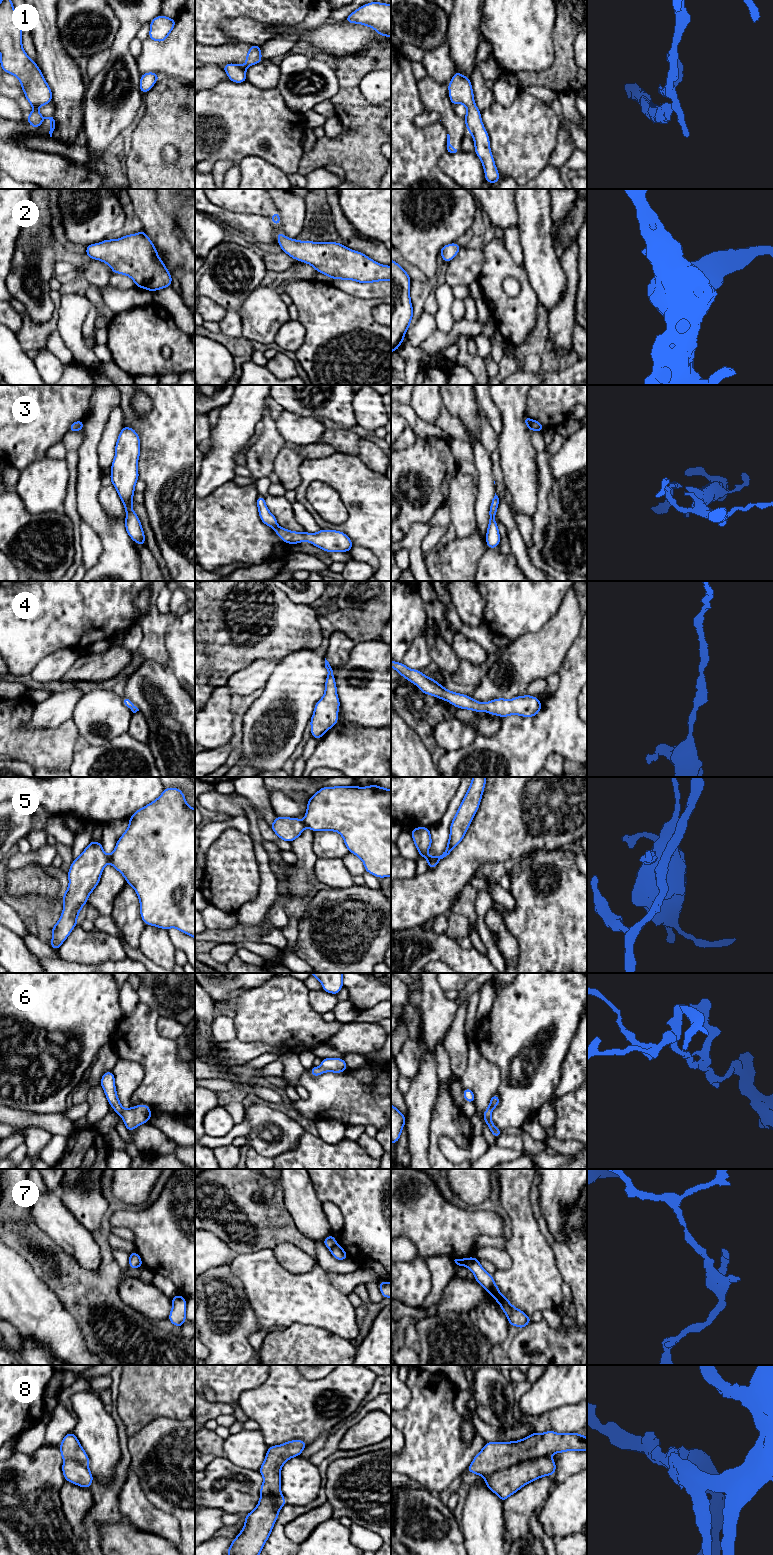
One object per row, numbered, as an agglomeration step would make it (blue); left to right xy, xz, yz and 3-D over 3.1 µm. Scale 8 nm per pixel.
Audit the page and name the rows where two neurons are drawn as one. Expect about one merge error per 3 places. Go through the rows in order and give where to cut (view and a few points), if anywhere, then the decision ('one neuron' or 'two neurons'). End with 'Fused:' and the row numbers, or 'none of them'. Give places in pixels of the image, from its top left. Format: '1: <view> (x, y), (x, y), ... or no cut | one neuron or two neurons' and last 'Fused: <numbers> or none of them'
1: xz (238, 65), (244, 70) | two neurons
2: no cut | one neuron
3: yz (532, 420), (531, 430) | two neurons
4: no cut | one neuron
5: xy (109, 856), (110, 860) | two neurons
6: no cut | one neuron
7: yz (471, 1258), (466, 1266) | two neurons
8: no cut | one neuron
Fused: 1, 3, 5, 7

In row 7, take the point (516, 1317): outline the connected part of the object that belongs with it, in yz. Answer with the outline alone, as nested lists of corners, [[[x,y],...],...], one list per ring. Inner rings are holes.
[[[473,1256],[467,1264],[467,1267],[474,1274],[475,1281],[482,1285],[494,1300],[499,1303],[501,1309],[507,1316],[509,1325],[523,1329],[531,1322],[530,1316],[527,1316],[522,1310],[513,1306],[510,1301],[501,1294],[493,1279],[493,1275],[483,1269],[478,1258]]]

